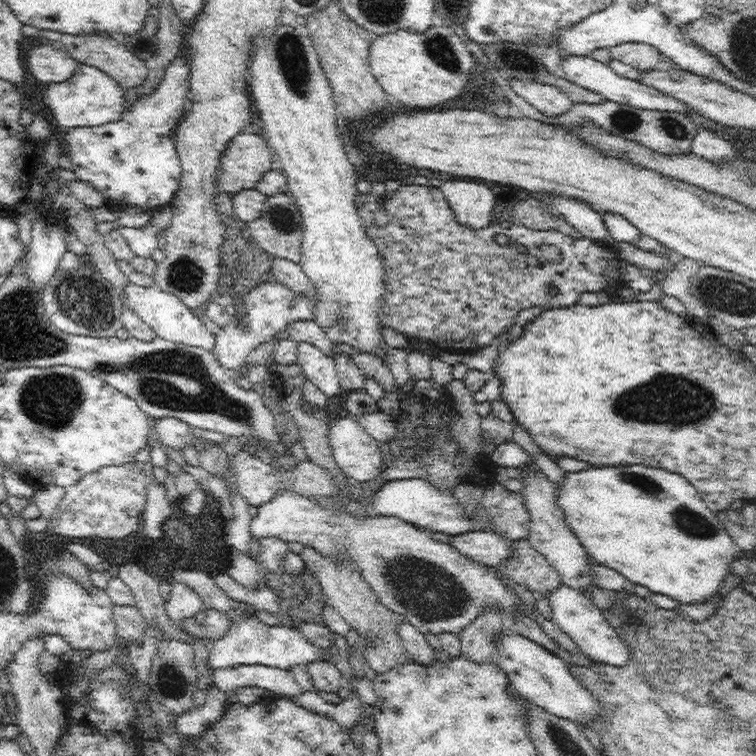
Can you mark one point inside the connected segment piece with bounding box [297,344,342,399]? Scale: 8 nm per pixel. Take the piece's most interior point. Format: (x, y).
(320, 370)

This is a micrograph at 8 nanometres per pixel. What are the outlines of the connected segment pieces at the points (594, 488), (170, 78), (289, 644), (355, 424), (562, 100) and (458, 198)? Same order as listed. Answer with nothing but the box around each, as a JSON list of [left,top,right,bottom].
[[557,465,742,605],[67,55,193,209],[208,616,329,674],[329,417,386,482],[512,80,575,118],[440,180,495,232]]

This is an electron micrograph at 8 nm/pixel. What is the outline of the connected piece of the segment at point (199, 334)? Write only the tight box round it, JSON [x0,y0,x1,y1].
[127,285,216,353]

